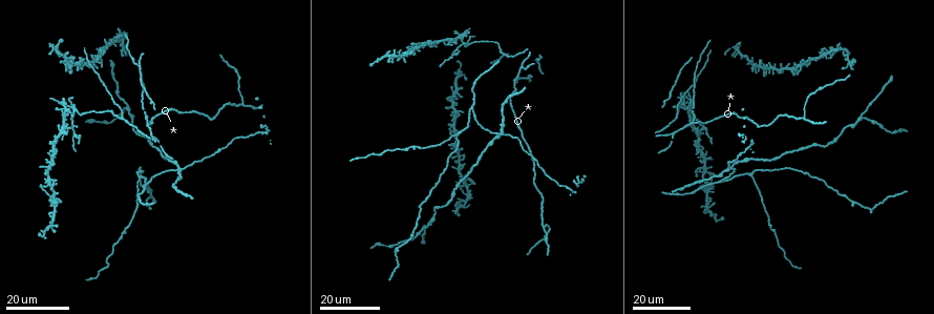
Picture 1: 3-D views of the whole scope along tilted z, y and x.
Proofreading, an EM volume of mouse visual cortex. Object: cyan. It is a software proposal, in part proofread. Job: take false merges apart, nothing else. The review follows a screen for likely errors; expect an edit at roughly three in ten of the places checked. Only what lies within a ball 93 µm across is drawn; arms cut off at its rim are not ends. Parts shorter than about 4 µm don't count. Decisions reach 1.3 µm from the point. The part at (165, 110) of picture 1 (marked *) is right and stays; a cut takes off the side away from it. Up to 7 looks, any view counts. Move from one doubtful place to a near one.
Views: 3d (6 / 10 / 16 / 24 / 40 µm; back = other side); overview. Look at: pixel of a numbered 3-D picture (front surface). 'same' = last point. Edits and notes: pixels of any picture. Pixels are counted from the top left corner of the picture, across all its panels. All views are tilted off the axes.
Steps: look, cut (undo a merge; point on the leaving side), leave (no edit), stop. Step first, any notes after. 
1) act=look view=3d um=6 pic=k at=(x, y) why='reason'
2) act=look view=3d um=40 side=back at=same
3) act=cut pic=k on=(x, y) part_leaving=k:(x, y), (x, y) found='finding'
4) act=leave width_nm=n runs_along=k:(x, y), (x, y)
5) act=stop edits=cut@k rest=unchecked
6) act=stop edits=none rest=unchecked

act=look view=3d um=16 pic=1 at=(64, 126)

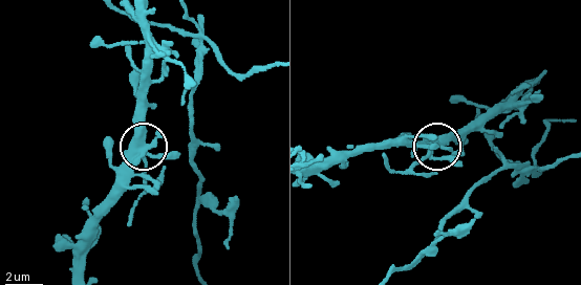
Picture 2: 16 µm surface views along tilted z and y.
act=look view=3d um=6 pic=2 at=(135, 156)

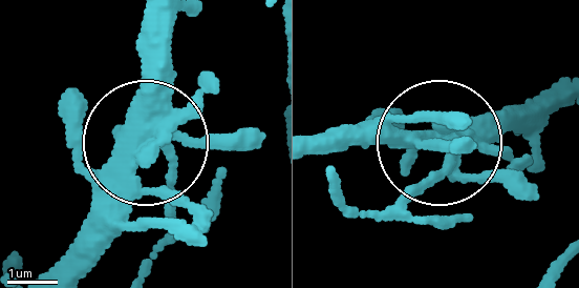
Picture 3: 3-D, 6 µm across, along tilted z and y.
act=leave side_arm_um=5 found='all the same neuron'

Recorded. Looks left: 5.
act=look view=3d um=16 pic=1 at=(49, 181)

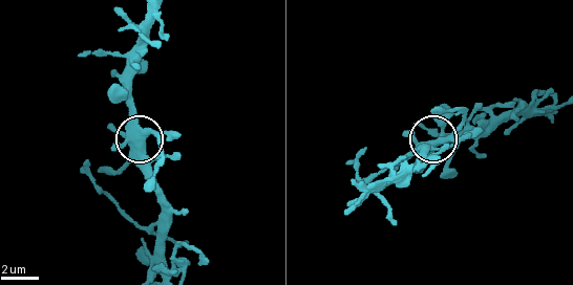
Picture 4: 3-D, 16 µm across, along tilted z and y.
act=look view=3d um=6 pic=4 at=(145, 133)

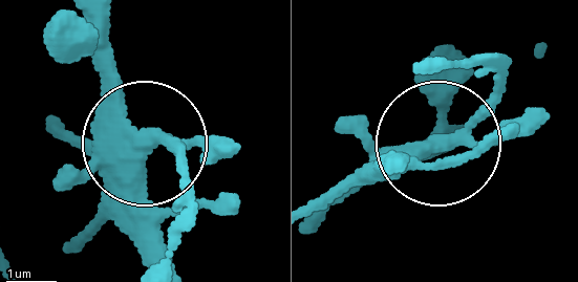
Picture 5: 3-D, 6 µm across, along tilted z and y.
act=leave width_nm=420 runs_along=5:(111, 16), (114, 104), (185, 172) found='continuous, no second neuron'

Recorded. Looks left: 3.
act=look view=3d um=16 pic=1 at=(514, 80)

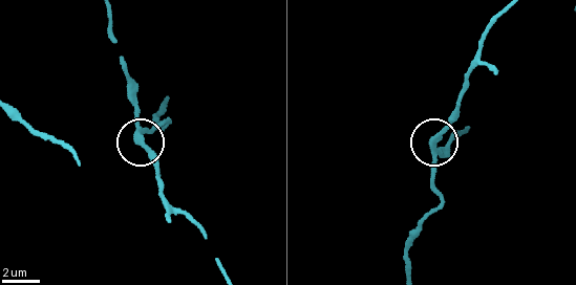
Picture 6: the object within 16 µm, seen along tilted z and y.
act=look view=3d um=10 pic=6 at=(136, 126)

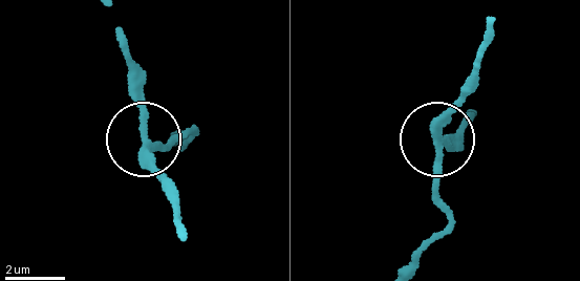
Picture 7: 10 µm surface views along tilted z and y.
act=look view=3d um=6 pic=7 at=(146, 138)

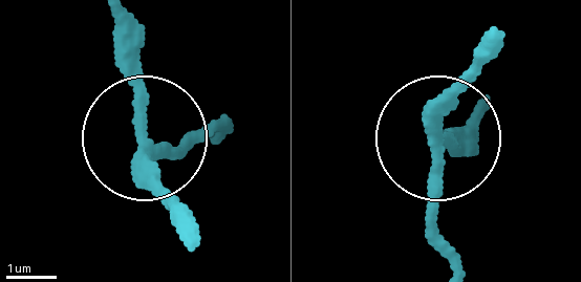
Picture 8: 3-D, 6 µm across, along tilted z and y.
act=leave width_nm=260 found='continuous, no second neuron'

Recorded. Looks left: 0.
act=stop edits=none rest=unchecked

